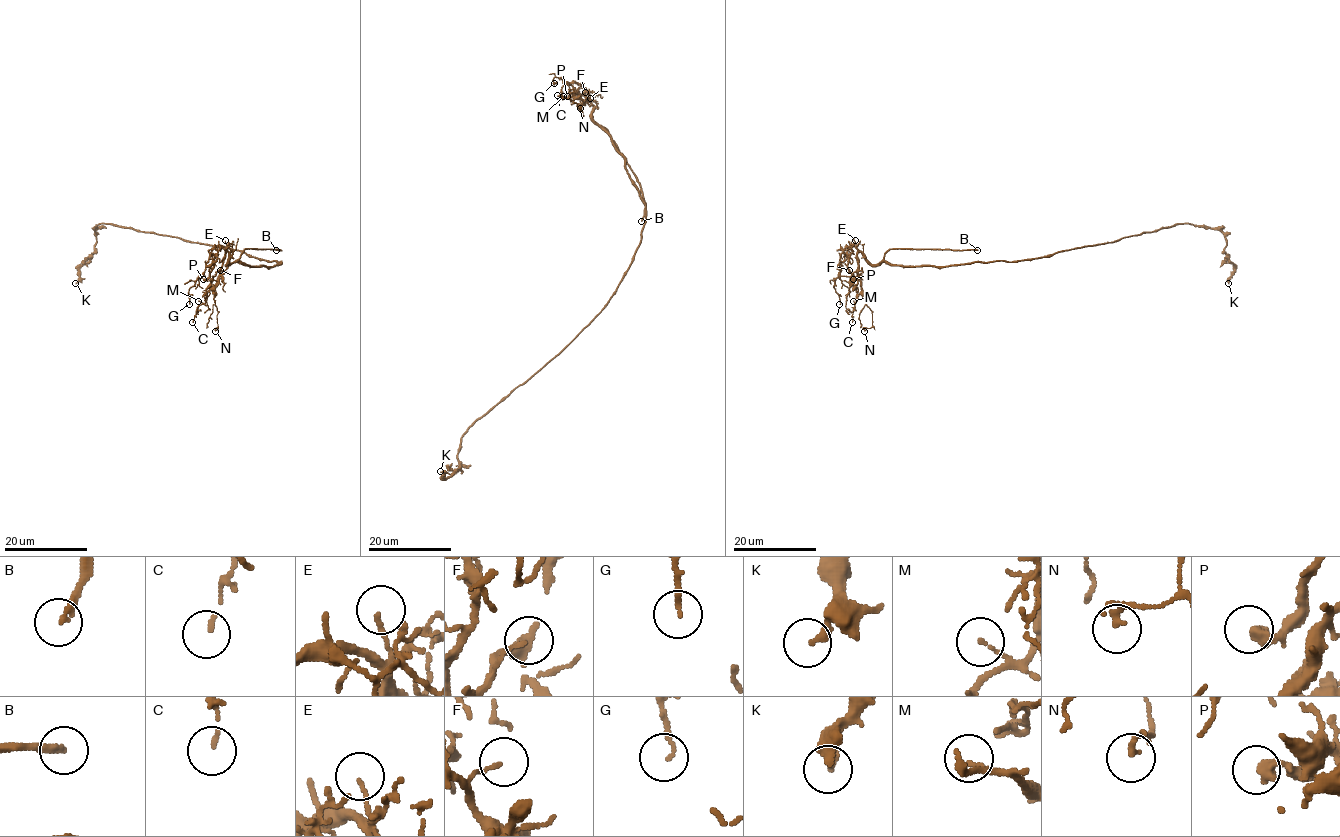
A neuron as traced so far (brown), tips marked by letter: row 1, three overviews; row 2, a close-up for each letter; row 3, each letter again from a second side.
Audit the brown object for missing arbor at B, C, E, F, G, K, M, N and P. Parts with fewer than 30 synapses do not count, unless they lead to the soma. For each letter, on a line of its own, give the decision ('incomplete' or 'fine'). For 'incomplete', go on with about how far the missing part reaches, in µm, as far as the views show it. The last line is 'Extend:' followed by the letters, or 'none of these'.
B: incomplete; missing 110 µm
C: fine
E: fine
F: fine
G: fine
K: fine
M: fine
N: fine
P: fine
Extend: B

